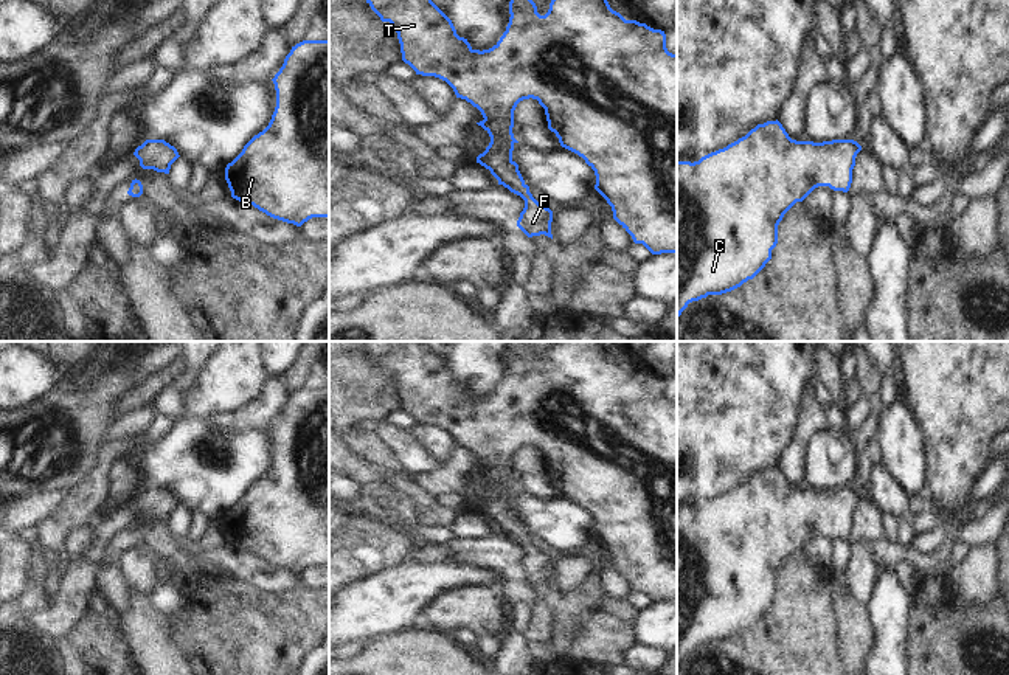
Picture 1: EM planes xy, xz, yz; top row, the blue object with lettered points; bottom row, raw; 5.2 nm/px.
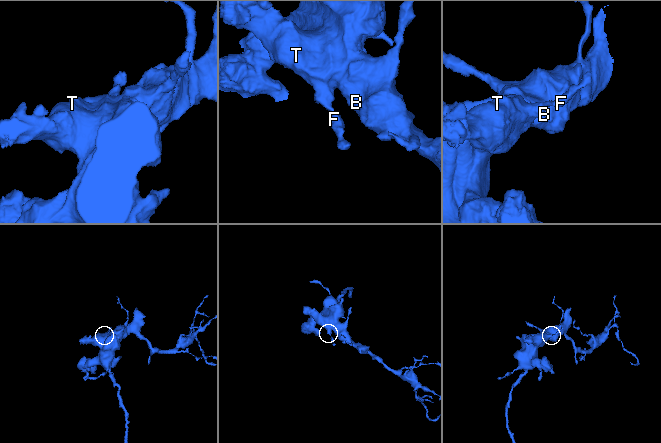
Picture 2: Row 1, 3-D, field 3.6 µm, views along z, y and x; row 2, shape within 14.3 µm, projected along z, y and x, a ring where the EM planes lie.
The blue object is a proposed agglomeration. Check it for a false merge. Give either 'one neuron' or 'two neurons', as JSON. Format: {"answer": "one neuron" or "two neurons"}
{"answer": "one neuron"}

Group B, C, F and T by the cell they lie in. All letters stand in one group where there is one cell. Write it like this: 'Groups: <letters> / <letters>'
Groups: B C F T

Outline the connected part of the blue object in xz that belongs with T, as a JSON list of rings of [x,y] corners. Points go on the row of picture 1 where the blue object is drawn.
[[[366,0],[366,3],[382,22],[391,23],[393,31],[397,33],[402,61],[408,64],[416,74],[435,76],[446,81],[453,88],[456,98],[466,99],[481,112],[484,119],[477,124],[489,133],[491,143],[486,151],[477,157],[477,163],[489,169],[498,180],[498,185],[503,185],[525,200],[525,208],[520,213],[517,227],[528,237],[545,234],[553,239],[553,211],[532,197],[529,186],[525,183],[518,171],[518,164],[512,160],[514,144],[518,143],[512,133],[514,110],[520,101],[532,98],[545,109],[548,129],[556,133],[560,146],[582,157],[595,171],[595,189],[612,206],[613,219],[632,236],[633,242],[643,244],[652,254],[677,253],[677,54],[667,51],[664,31],[654,29],[636,20],[626,20],[619,12],[610,8],[607,0],[551,0],[550,9],[545,16],[537,12],[537,6],[532,0],[511,0],[511,17],[506,31],[492,48],[480,51],[473,50],[467,39],[456,34],[452,20],[432,0]]]

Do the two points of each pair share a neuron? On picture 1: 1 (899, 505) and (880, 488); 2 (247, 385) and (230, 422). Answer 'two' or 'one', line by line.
1: one
2: two

